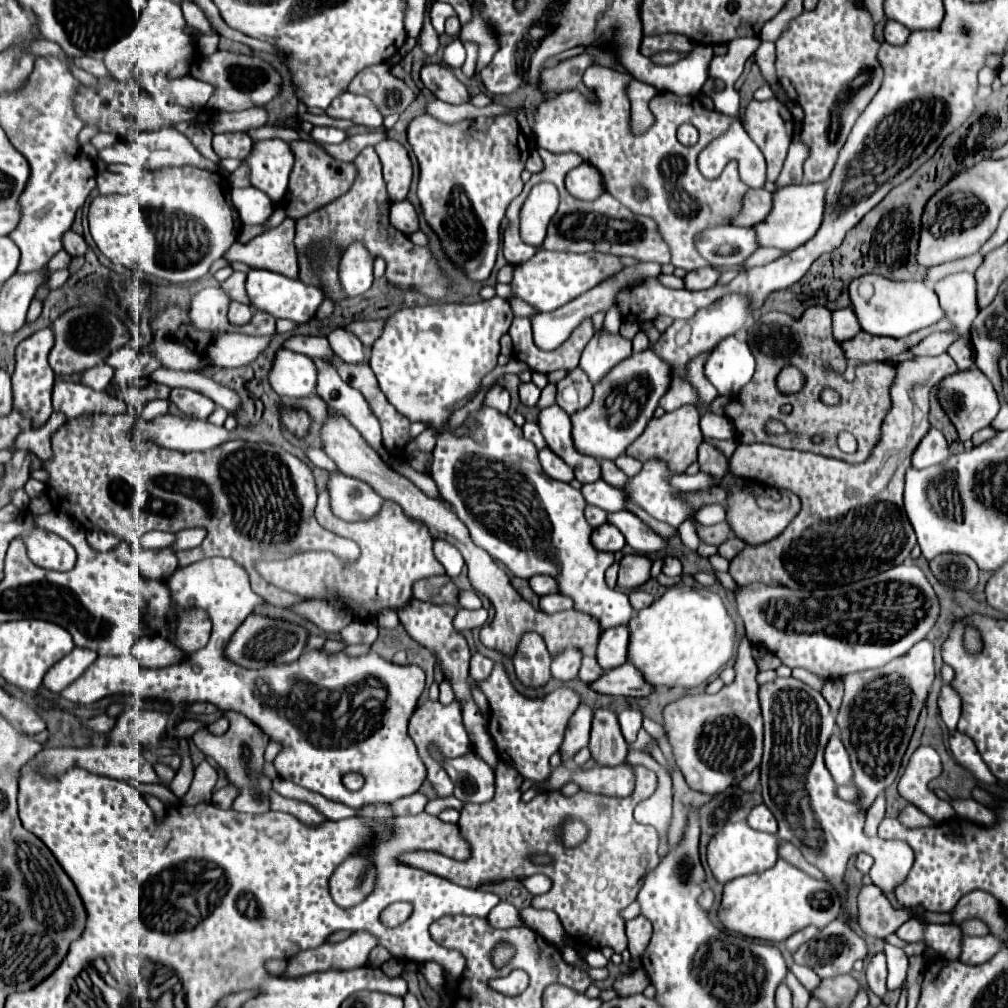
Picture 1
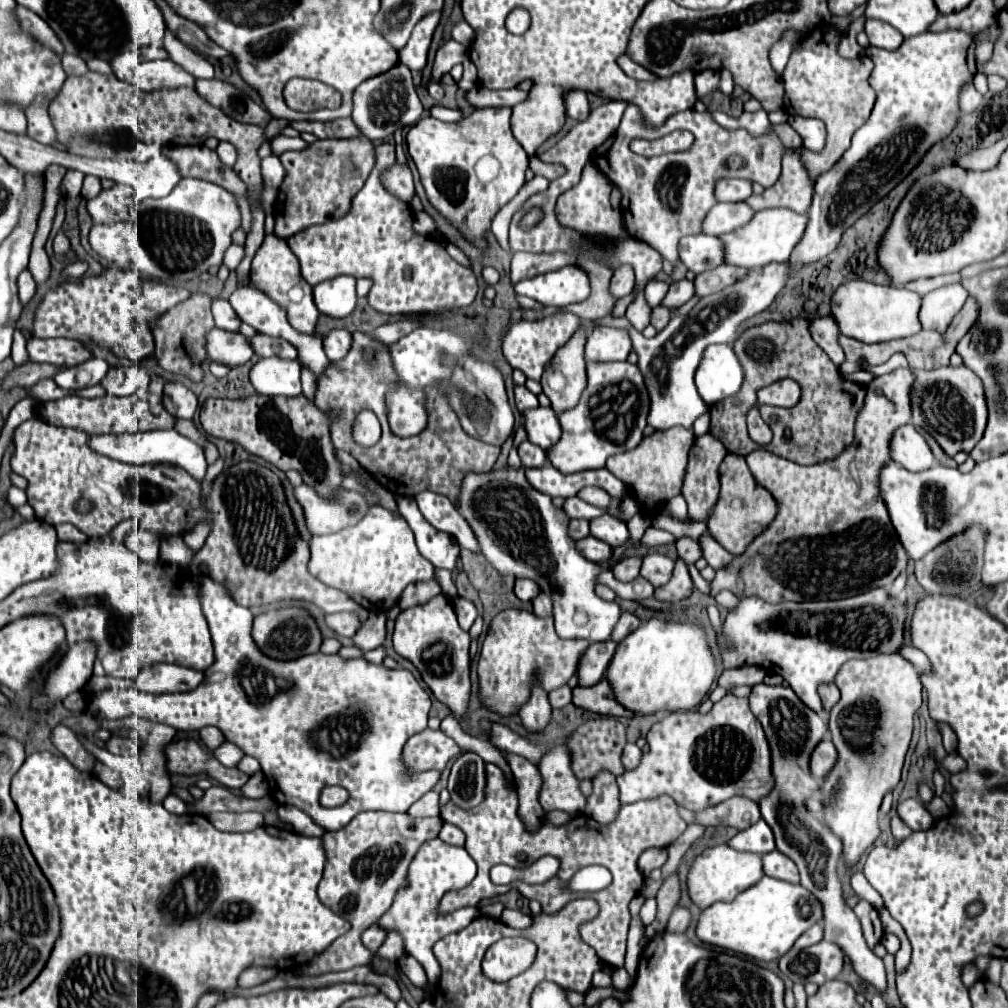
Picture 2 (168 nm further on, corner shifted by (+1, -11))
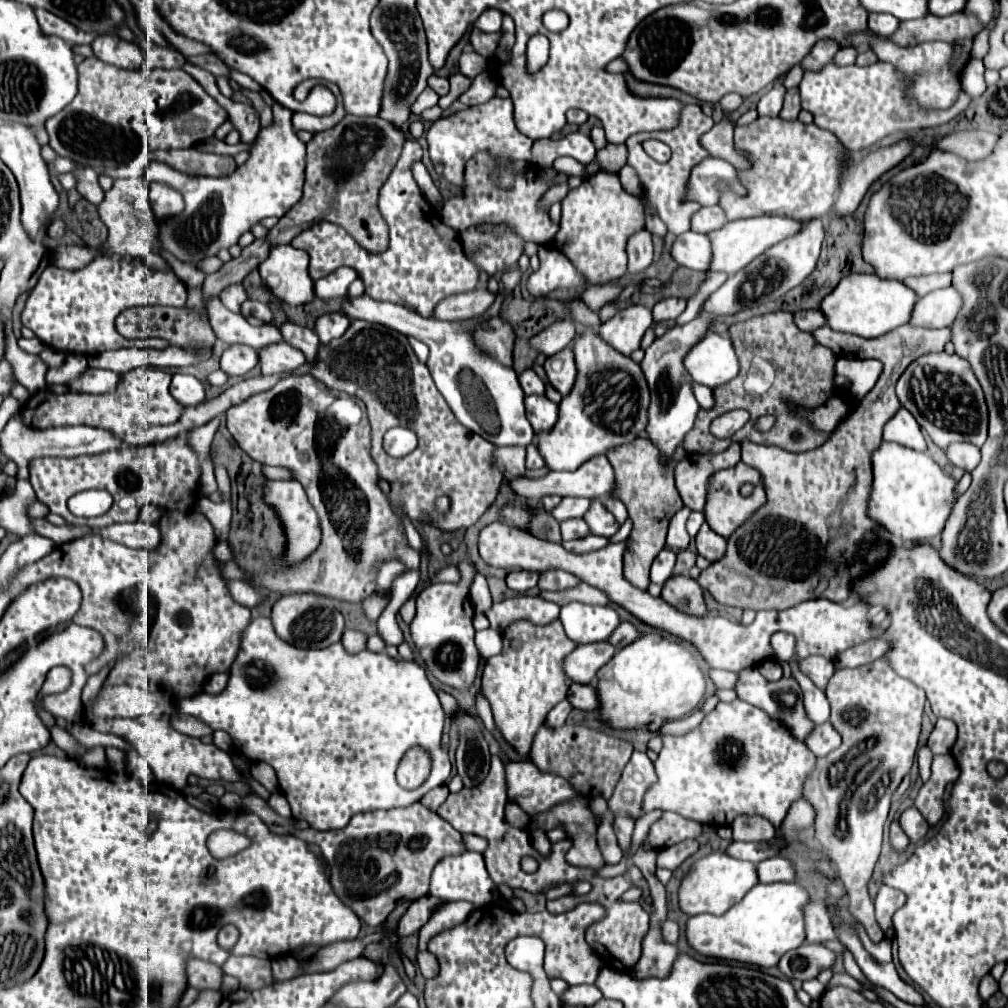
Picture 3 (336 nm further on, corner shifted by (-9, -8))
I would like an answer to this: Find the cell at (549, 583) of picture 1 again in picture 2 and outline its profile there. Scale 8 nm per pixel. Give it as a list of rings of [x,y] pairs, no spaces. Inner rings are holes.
[[[516,579],[514,593],[520,601],[532,601],[540,593],[540,587],[532,579]]]

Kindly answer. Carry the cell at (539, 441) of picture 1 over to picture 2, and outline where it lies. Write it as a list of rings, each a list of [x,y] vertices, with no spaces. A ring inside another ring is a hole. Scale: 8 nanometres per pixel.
[[[524,441],[518,447],[518,455],[520,455],[524,467],[542,467],[546,463],[546,451],[530,441]]]

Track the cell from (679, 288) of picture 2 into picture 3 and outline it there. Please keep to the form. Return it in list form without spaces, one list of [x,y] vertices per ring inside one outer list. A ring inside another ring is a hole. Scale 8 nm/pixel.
[[[662,298],[652,308],[652,314],[654,314],[656,322],[662,322],[662,320],[668,320],[668,318],[678,318],[684,312],[684,308],[686,308],[684,298]]]

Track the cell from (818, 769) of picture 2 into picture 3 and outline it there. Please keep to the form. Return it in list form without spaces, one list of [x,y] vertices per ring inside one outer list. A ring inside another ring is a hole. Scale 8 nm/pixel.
[[[826,722],[816,726],[814,732],[810,732],[810,736],[804,742],[814,752],[814,756],[820,758],[820,756],[828,756],[832,750],[840,746],[840,734],[834,730],[830,722]]]

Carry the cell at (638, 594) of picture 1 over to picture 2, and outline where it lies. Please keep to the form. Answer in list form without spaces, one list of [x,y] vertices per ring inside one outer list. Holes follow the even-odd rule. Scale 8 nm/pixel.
[[[622,613],[620,621],[616,623],[616,627],[614,627],[614,631],[612,631],[612,641],[620,643],[628,633],[632,633],[634,629],[638,629],[638,625],[640,625],[640,619],[638,619],[636,615],[632,615],[632,613]]]

